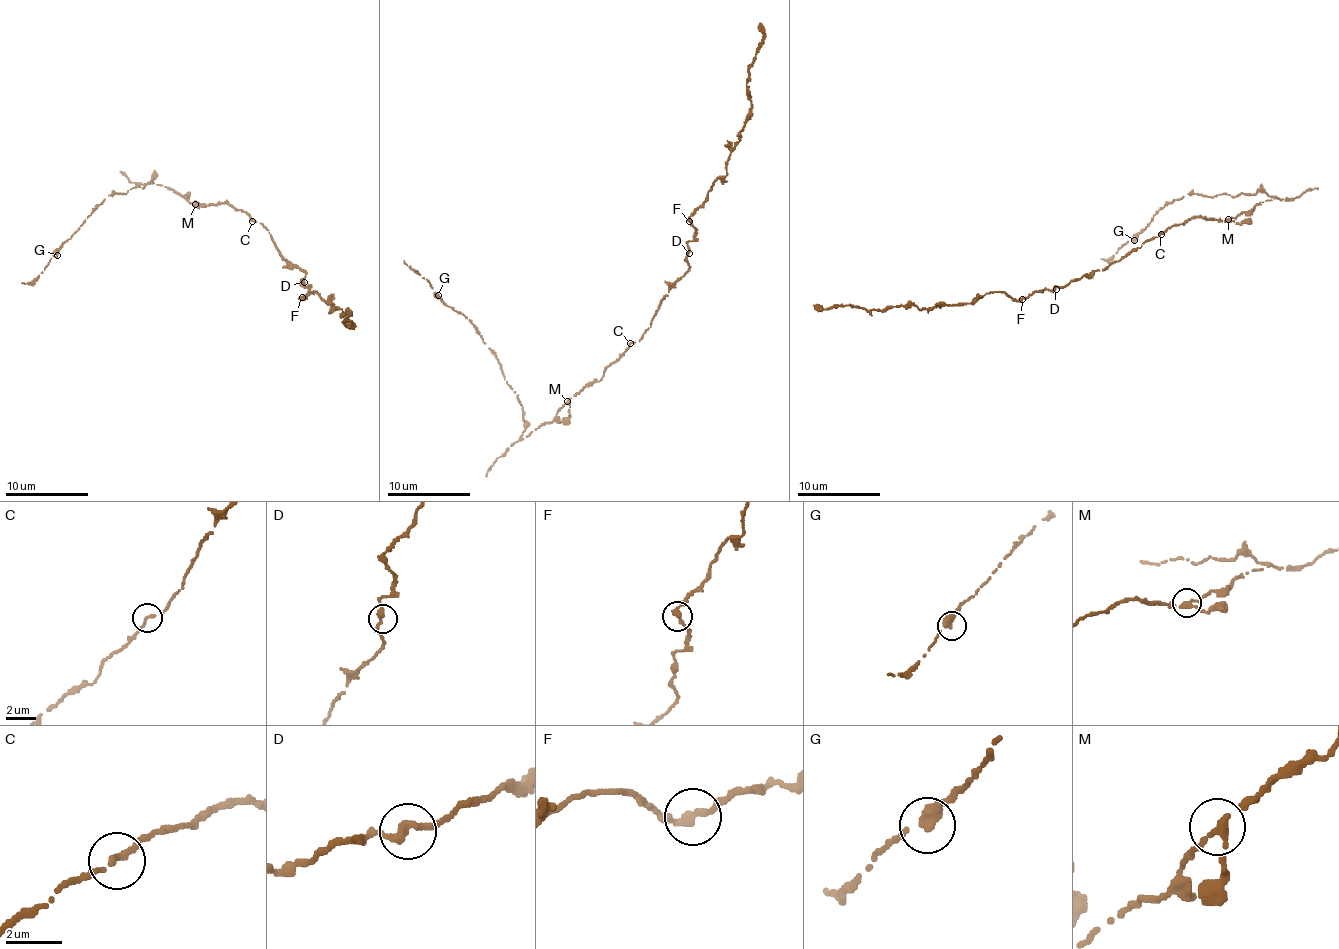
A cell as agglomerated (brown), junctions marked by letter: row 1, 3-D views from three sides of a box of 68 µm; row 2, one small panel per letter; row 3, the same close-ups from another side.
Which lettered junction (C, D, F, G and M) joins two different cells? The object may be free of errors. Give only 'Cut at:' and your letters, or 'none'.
Cut at: none

